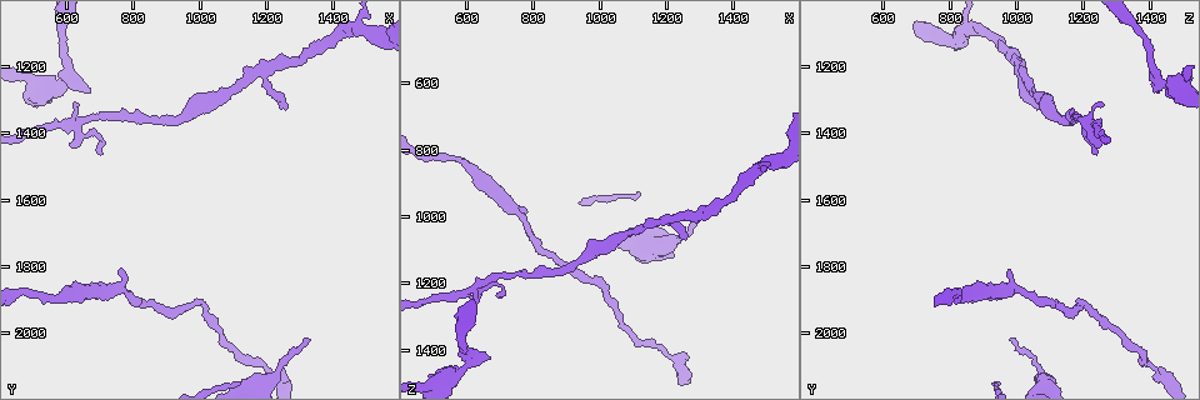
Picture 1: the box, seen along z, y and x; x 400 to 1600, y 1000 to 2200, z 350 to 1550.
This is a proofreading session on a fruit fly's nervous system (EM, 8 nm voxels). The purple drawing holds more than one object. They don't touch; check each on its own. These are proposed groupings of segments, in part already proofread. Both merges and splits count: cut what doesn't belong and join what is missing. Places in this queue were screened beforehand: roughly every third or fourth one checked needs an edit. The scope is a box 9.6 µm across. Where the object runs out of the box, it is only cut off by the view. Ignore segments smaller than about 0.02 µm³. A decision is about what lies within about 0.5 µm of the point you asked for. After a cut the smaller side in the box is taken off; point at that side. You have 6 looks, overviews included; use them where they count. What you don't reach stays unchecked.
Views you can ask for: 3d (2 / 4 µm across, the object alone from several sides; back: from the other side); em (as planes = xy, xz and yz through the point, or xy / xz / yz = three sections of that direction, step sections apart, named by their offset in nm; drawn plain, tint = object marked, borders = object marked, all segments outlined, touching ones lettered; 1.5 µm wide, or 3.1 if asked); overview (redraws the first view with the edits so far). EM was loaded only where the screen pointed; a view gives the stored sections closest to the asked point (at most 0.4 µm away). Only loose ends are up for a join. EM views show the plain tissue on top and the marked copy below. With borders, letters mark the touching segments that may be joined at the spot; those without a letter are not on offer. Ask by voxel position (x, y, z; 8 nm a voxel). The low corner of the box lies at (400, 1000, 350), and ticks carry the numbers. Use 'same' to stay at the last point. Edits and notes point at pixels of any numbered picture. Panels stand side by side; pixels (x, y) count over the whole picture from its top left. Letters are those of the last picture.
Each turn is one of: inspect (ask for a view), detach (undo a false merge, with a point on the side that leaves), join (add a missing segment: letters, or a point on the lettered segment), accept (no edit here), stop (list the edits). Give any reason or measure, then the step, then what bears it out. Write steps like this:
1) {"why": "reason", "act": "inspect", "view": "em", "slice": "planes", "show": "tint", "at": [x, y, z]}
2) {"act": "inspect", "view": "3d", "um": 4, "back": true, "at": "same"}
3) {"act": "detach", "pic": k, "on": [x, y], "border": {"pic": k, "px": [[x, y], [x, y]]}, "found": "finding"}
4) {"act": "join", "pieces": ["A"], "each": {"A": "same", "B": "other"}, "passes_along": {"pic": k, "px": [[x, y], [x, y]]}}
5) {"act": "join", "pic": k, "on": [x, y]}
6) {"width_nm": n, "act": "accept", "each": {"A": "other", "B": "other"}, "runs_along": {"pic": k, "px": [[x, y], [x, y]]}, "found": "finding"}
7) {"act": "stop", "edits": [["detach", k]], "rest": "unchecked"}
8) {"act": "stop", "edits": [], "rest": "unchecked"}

{"why": "branch stops here", "act": "inspect", "view": "3d", "um": 2, "at": [670, 1280, 1430]}

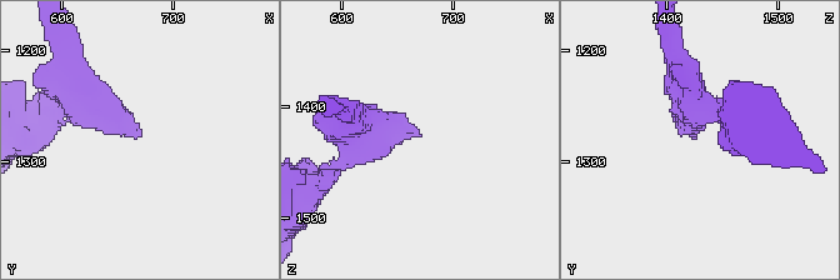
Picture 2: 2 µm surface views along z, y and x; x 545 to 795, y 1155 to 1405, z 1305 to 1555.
{"arm_widths_nm": [170, 200], "act": "inspect", "view": "em", "slice": "planes", "show": "borders", "at": [672, 1274, 1426]}

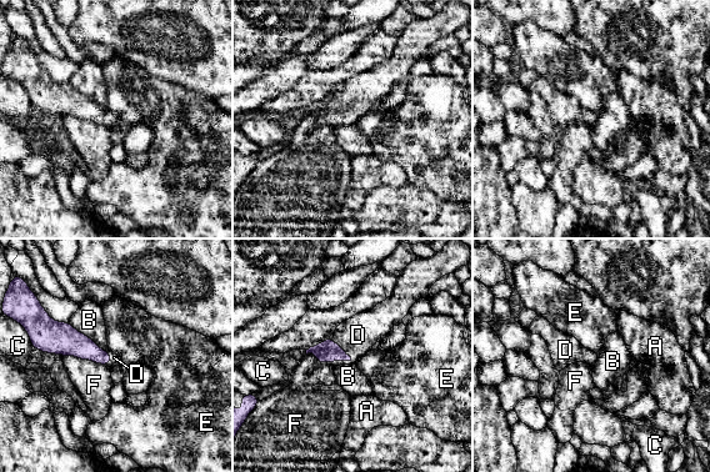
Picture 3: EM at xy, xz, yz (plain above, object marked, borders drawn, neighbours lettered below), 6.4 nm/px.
{"act": "join", "pieces": ["D"], "each": {"A": "other", "B": "other", "C": "other", "D": "same", "E": "other", "F": "other"}, "passes_along": {"pic": 3, "px": [[326, 351], [343, 349], [358, 335]]}, "found": "it goes on there"}

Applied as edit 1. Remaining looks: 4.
{"why": "redraw", "act": "inspect", "view": "overview"}

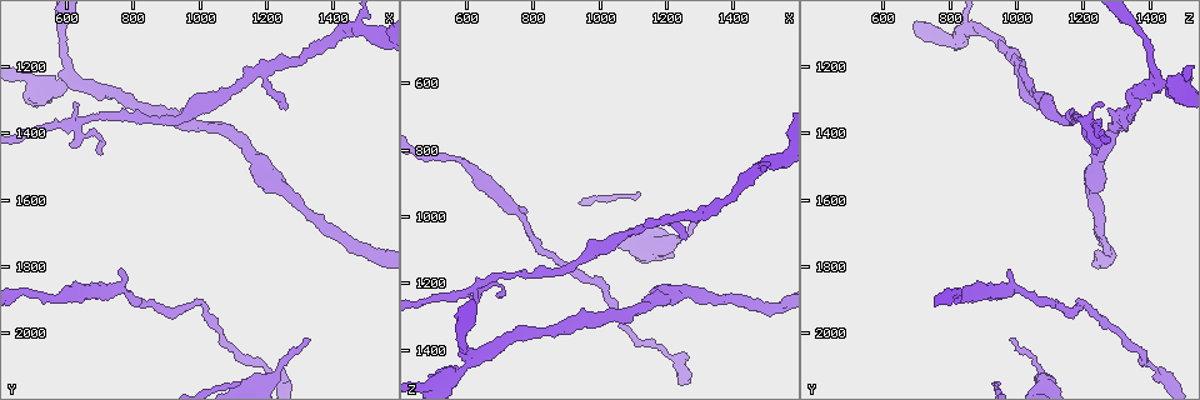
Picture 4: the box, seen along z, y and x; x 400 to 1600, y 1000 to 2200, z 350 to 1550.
{"why": "sharp bend", "act": "inspect", "view": "em", "slice": "xy", "step": 8, "show": "tint", "at": [650, 1360, 1200]}

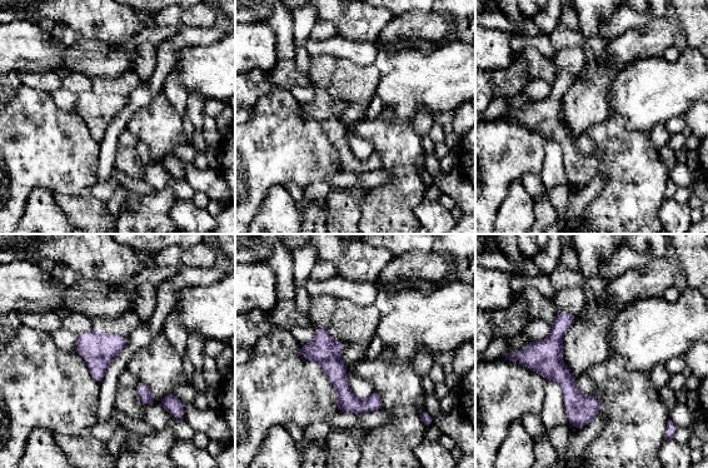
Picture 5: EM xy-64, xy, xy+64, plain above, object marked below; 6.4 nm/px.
{"act": "inspect", "view": "em", "slice": "planes", "show": "tint", "at": "same"}

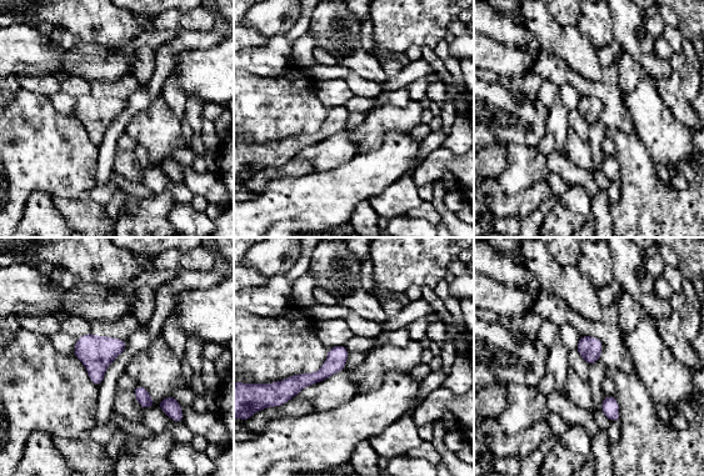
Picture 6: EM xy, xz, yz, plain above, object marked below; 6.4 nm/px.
{"why": "see the neighbours", "act": "inspect", "view": "em", "slice": "planes", "show": "borders", "at": "same"}

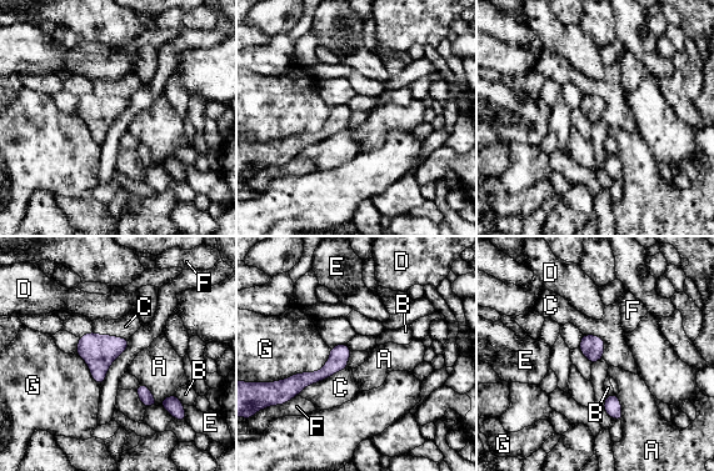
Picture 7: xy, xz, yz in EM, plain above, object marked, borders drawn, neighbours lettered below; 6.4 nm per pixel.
{"act": "accept", "each": {"A": "other", "B": "other", "C": "other", "D": "other", "E": "other", "F": "other", "G": "other"}, "runs_along": {"pic": 7, "px": [[344, 346], [323, 374], [296, 390]]}, "found": "one neuron here"}

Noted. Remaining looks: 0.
{"act": "stop", "edits": [["join", 3]], "rest": "unchecked"}

